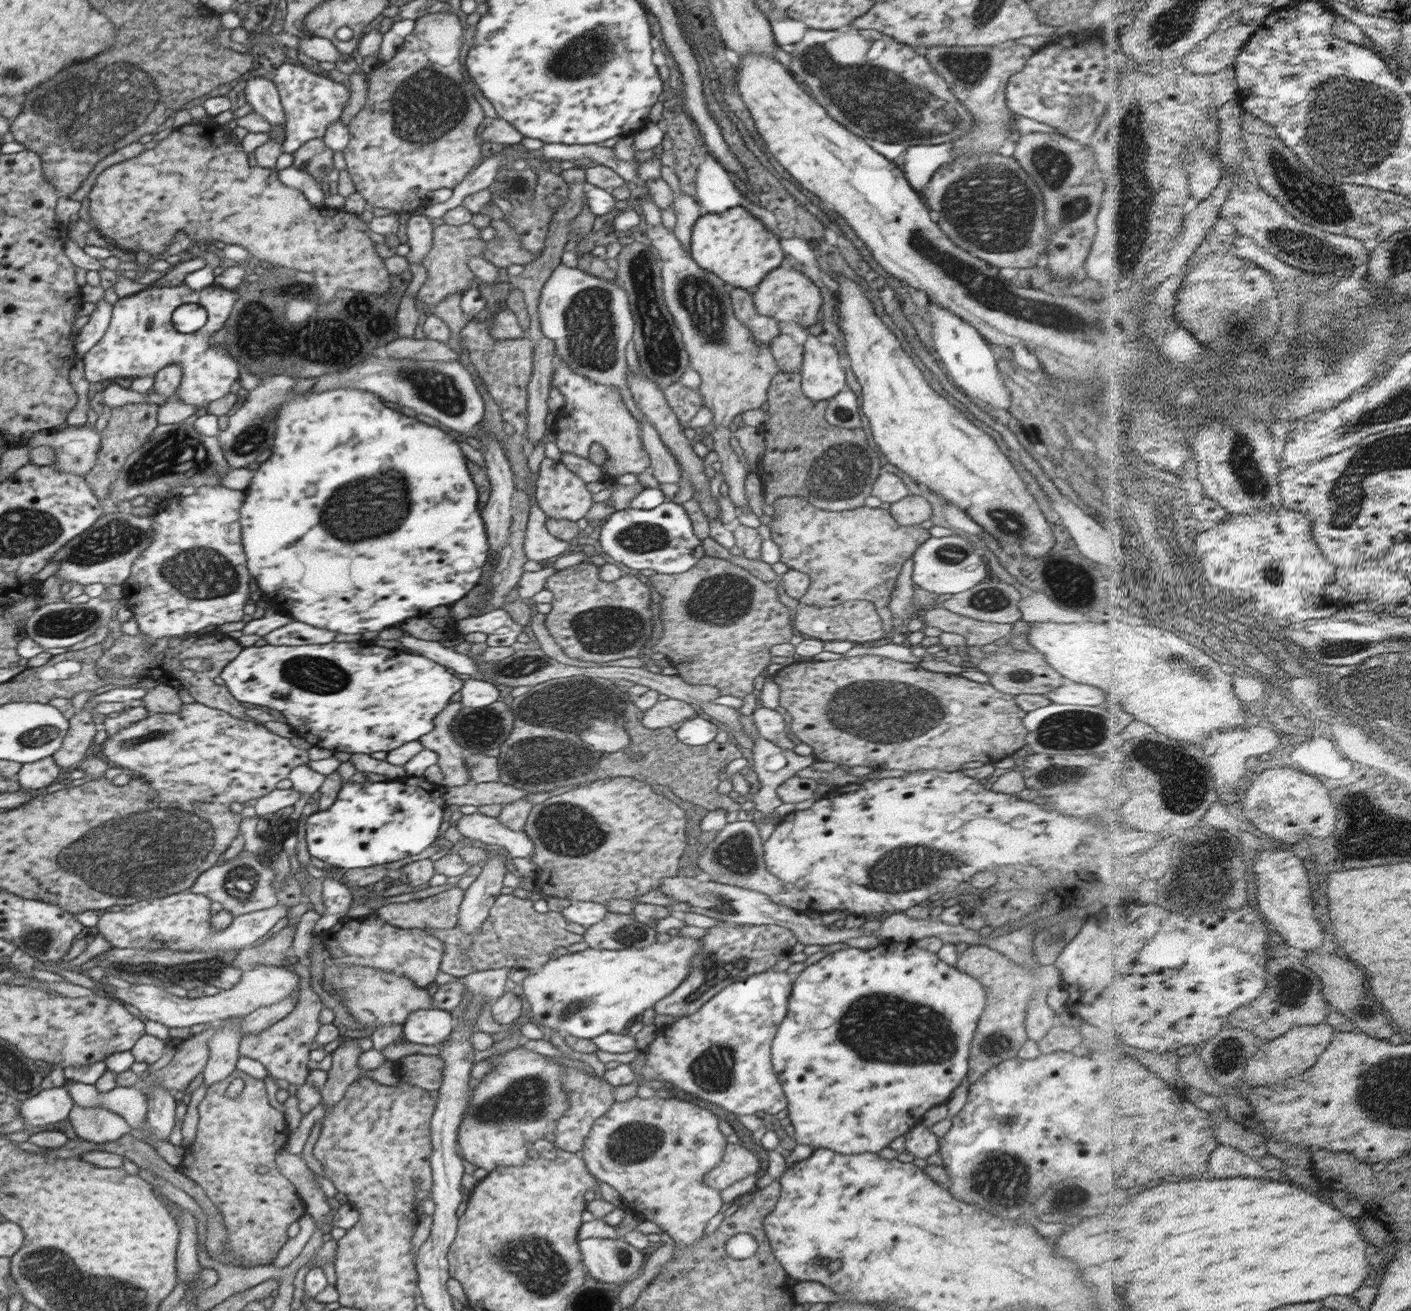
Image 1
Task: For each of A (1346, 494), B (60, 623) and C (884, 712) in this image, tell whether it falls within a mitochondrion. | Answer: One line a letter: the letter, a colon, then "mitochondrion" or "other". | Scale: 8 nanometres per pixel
A: mitochondrion
B: mitochondrion
C: mitochondrion

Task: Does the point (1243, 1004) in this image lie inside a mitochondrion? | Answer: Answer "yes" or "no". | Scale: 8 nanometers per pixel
no

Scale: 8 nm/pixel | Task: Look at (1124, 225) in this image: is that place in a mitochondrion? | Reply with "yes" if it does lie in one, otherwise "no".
no

